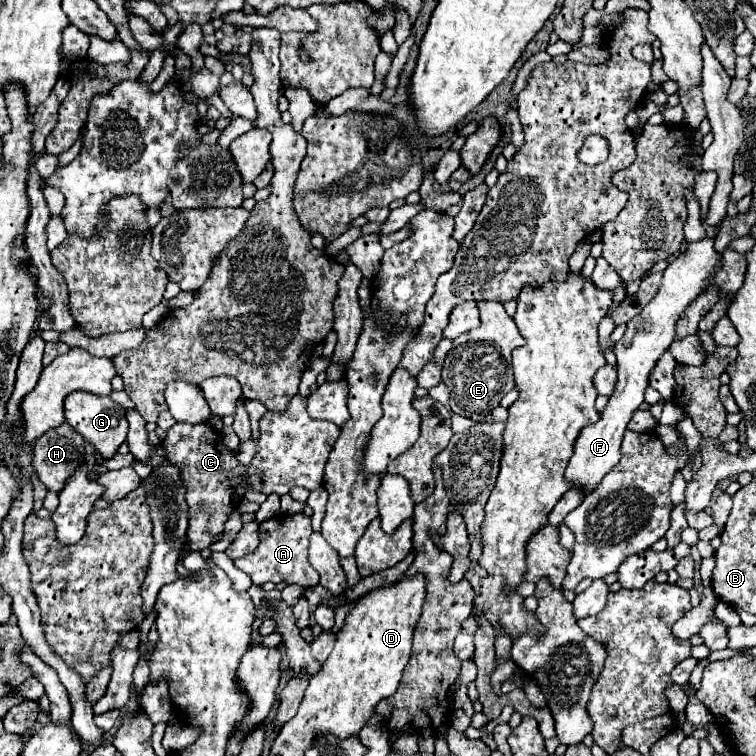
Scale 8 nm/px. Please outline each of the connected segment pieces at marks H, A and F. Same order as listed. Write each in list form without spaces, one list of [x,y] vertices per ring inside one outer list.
[[[64,423],[34,441],[32,465],[46,489],[58,495],[64,481],[78,469],[84,451],[84,437]]]
[[[304,513],[288,515],[288,519],[276,517],[276,519],[262,521],[260,523],[260,545],[248,557],[236,559],[234,565],[240,571],[248,573],[254,585],[264,585],[268,581],[272,581],[272,583],[296,583],[302,587],[318,585],[318,573],[316,573],[316,569],[312,569],[312,565],[308,561],[310,535],[312,535],[310,517],[306,517]]]
[[[704,237],[702,241],[688,243],[686,251],[680,253],[664,271],[662,285],[656,297],[628,323],[624,337],[614,345],[614,353],[618,357],[618,383],[616,389],[600,413],[600,421],[588,425],[580,431],[574,455],[566,467],[566,479],[574,485],[586,489],[586,493],[594,491],[602,477],[620,461],[620,443],[626,431],[628,421],[632,419],[634,411],[644,403],[644,391],[648,387],[648,375],[660,361],[664,349],[668,349],[676,337],[676,323],[680,315],[688,309],[688,305],[706,291],[710,279],[722,265],[722,255],[714,249],[714,237]]]

